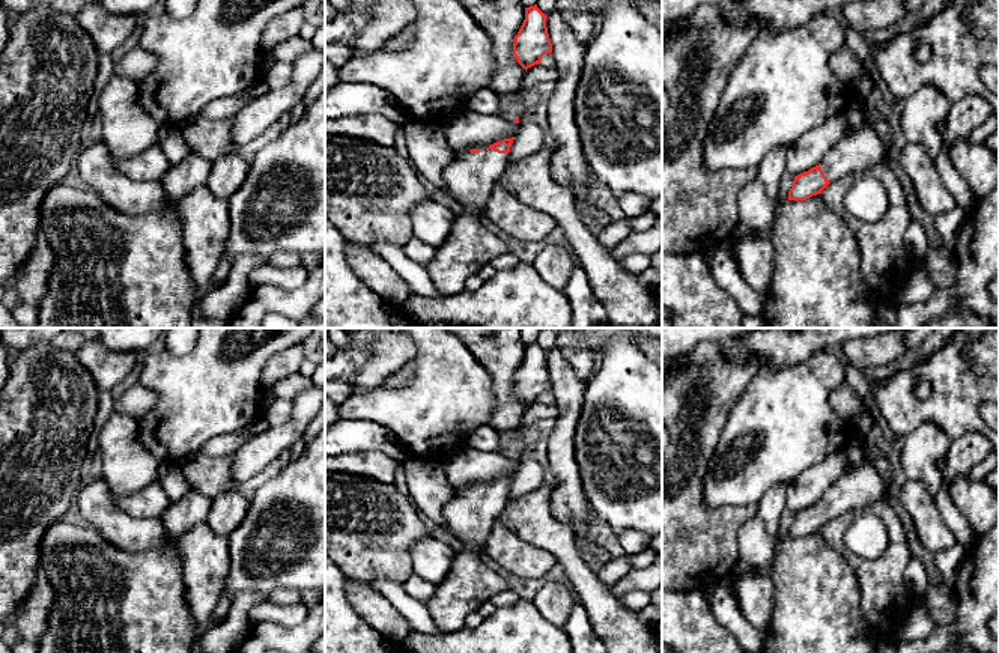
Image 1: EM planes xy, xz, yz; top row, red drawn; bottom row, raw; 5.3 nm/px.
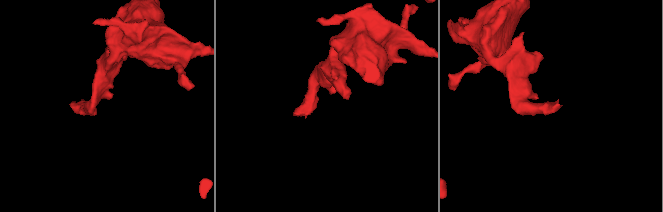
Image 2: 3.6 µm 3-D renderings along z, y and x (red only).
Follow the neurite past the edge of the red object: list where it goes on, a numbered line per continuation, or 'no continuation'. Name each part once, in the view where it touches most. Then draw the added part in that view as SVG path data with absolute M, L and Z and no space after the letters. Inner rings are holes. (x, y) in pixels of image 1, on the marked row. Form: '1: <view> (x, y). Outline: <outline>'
1: xz (471, 178). Outline: M466 152L444 169L447 193L463 208L451 232L427 263L430 280L444 296L465 290L468 277L507 253L506 244L481 224L483 209L509 164L509 153Z

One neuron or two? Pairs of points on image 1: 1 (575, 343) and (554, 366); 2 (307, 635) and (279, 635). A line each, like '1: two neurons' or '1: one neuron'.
1: two neurons
2: one neuron

